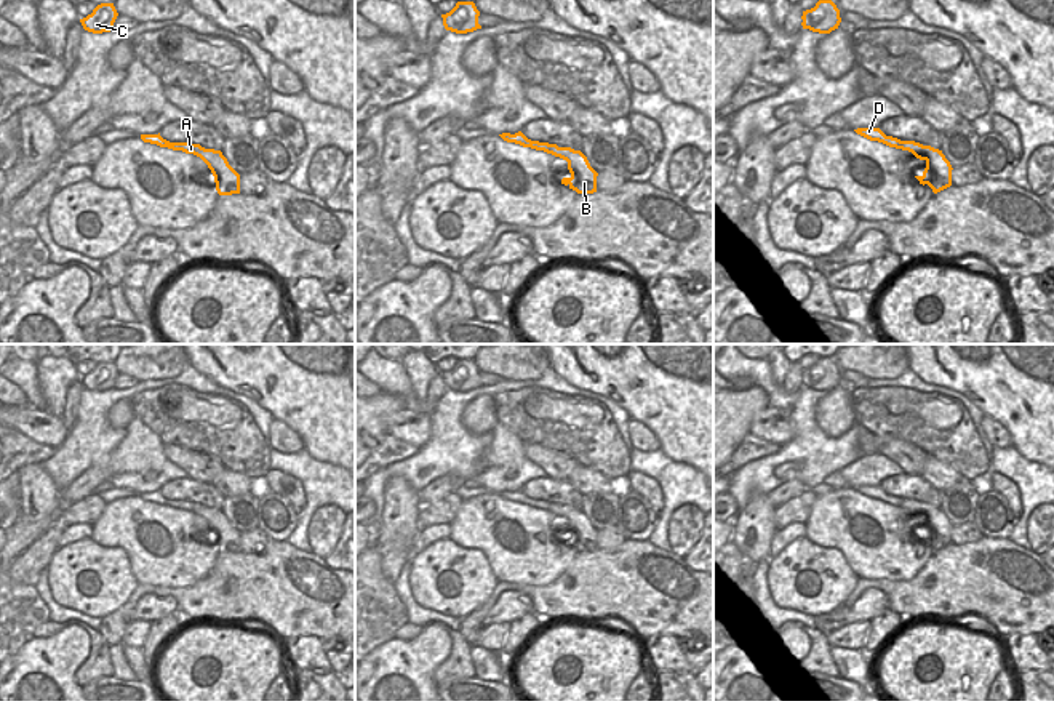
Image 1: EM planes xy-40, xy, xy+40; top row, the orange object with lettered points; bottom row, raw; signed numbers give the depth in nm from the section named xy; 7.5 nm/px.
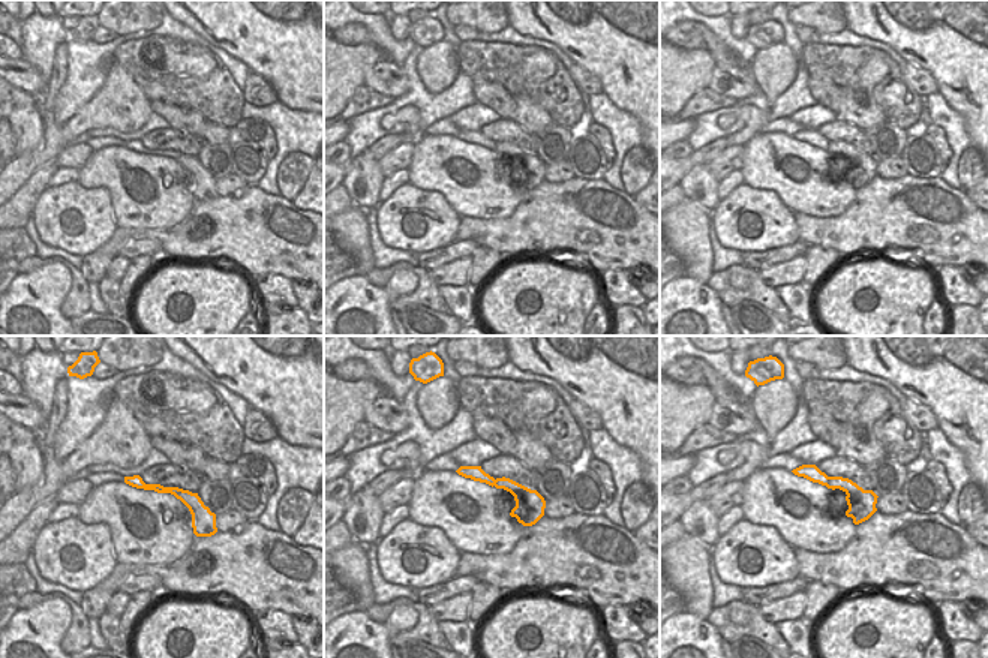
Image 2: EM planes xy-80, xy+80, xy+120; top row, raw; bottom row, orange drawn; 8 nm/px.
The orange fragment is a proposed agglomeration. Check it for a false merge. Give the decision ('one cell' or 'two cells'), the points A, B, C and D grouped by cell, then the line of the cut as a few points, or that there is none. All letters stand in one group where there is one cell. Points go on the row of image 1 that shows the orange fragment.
one cell; A B C D; no cut

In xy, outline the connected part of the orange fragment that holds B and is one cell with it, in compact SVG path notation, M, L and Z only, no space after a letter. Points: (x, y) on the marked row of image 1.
M521 131L510 134L499 134L507 142L515 142L523 147L531 147L536 150L544 150L555 157L560 157L568 162L569 178L563 178L561 184L576 190L577 194L593 194L597 192L597 176L598 173L590 166L587 157L581 150L571 147L558 147L557 144L539 142L528 139Z

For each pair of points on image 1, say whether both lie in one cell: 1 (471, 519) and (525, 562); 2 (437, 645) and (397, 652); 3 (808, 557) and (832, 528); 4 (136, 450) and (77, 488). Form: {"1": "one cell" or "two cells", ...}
{"1": "one cell", "2": "one cell", "3": "two cells", "4": "one cell"}

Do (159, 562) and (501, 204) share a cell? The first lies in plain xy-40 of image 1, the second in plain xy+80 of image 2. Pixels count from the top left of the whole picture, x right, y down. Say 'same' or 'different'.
same

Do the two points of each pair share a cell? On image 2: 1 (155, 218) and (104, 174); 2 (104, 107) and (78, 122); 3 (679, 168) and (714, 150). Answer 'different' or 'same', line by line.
1: same
2: same
3: same

